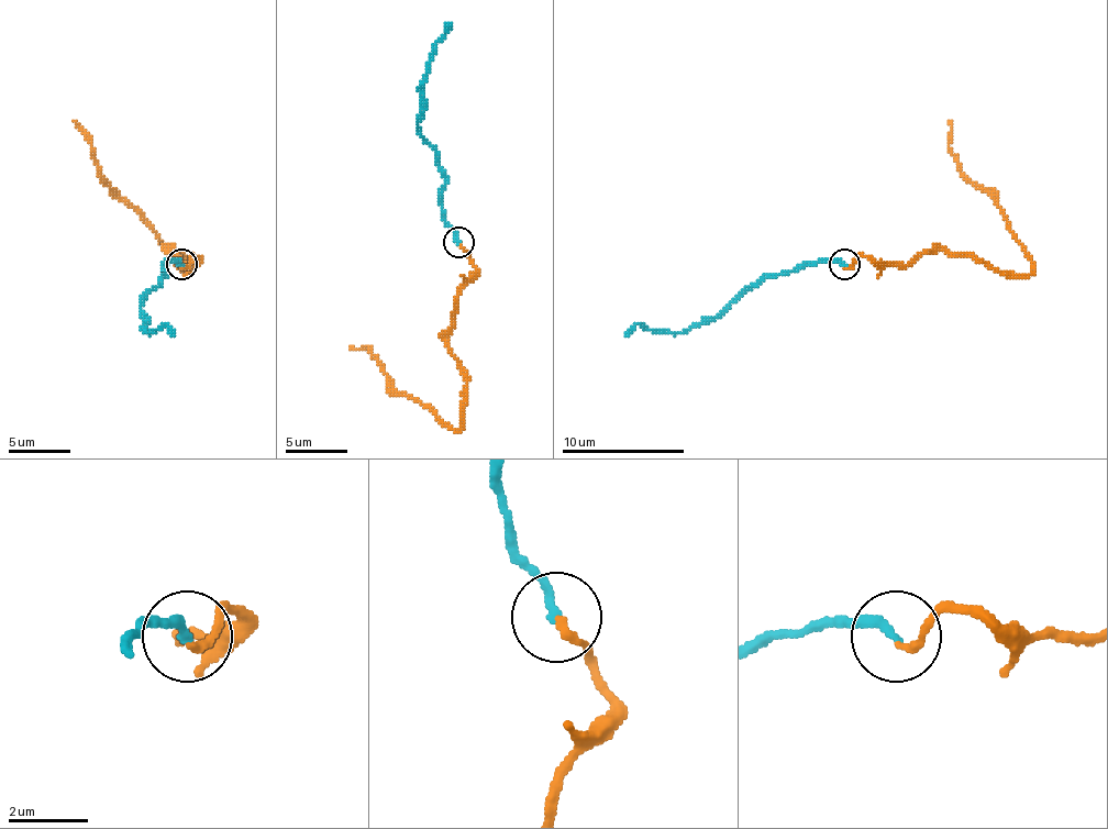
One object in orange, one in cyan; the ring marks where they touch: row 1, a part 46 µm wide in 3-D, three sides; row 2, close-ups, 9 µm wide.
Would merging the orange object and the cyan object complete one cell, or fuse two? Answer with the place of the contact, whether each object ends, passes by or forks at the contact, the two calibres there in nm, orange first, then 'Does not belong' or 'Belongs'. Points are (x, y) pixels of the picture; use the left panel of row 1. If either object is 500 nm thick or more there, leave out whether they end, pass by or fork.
Place: (181, 264). At the ring orange ends. At the ring cyan ends. Thickness 190 nm (orange) against 200 nm. Belongs

